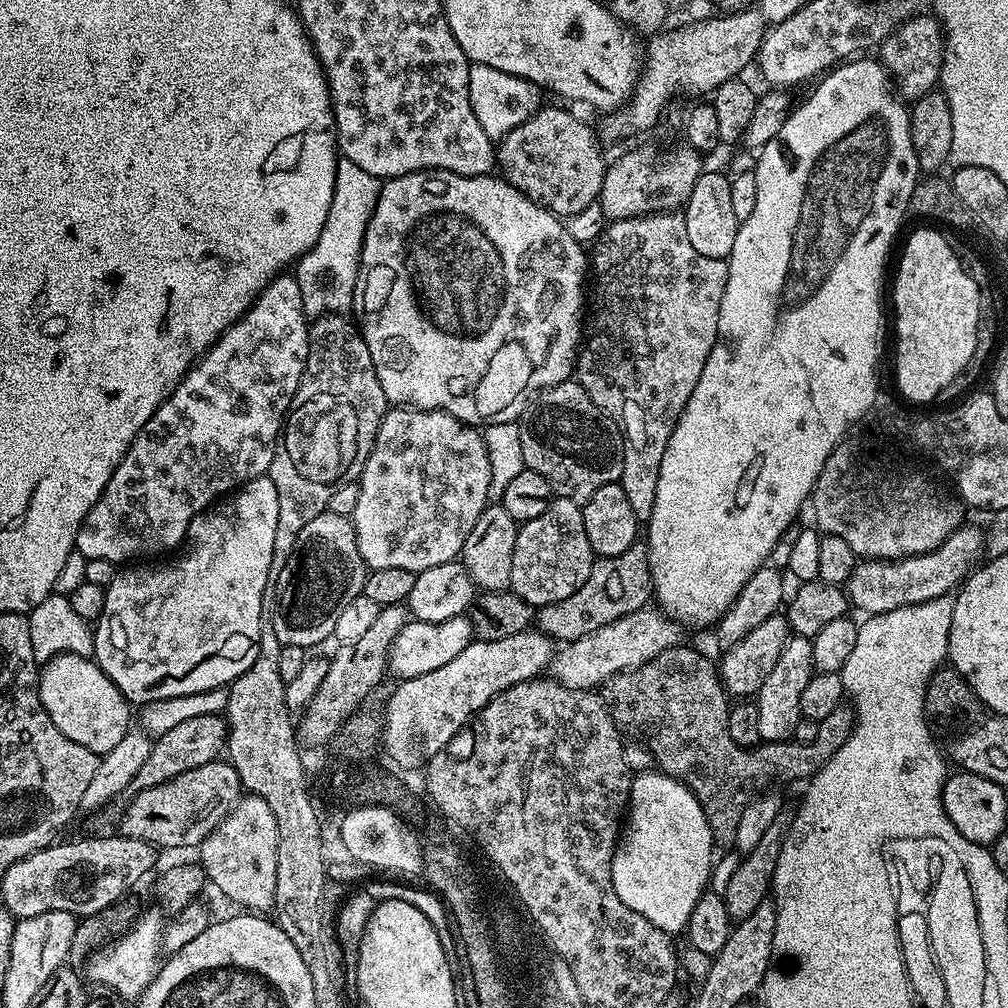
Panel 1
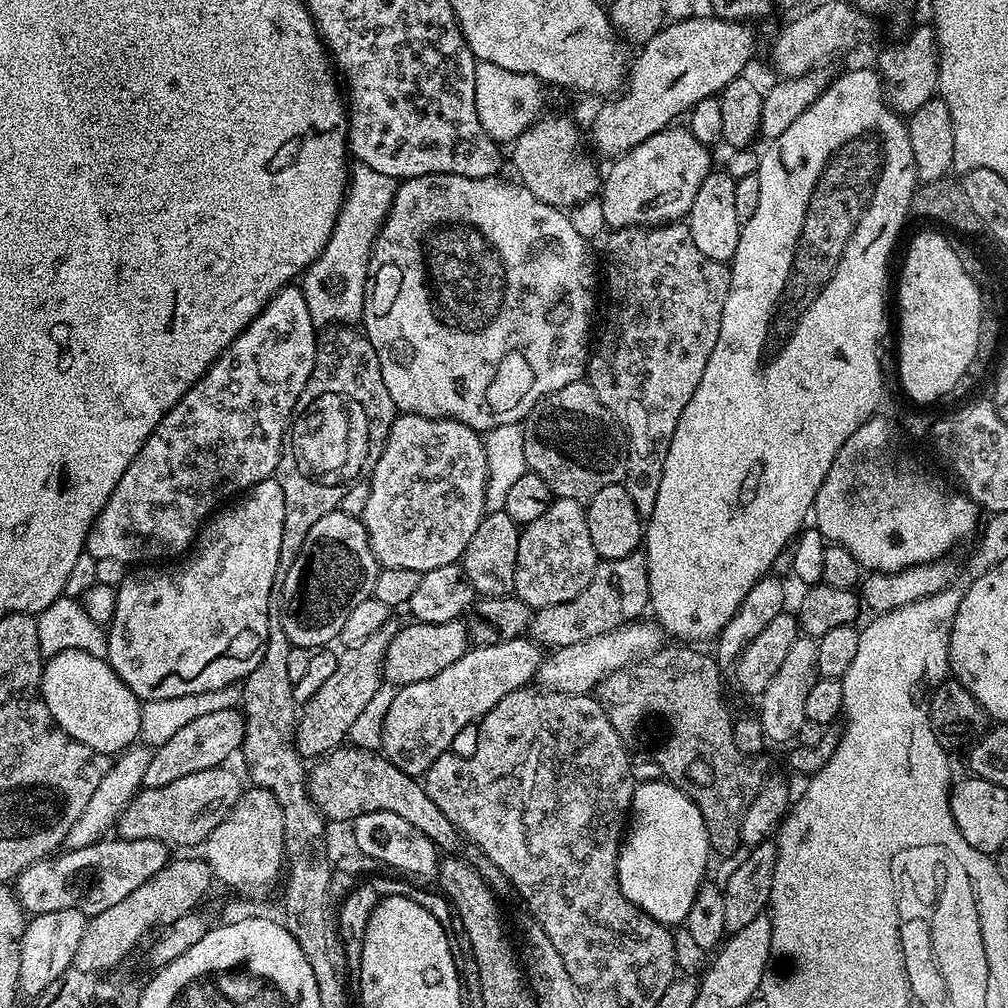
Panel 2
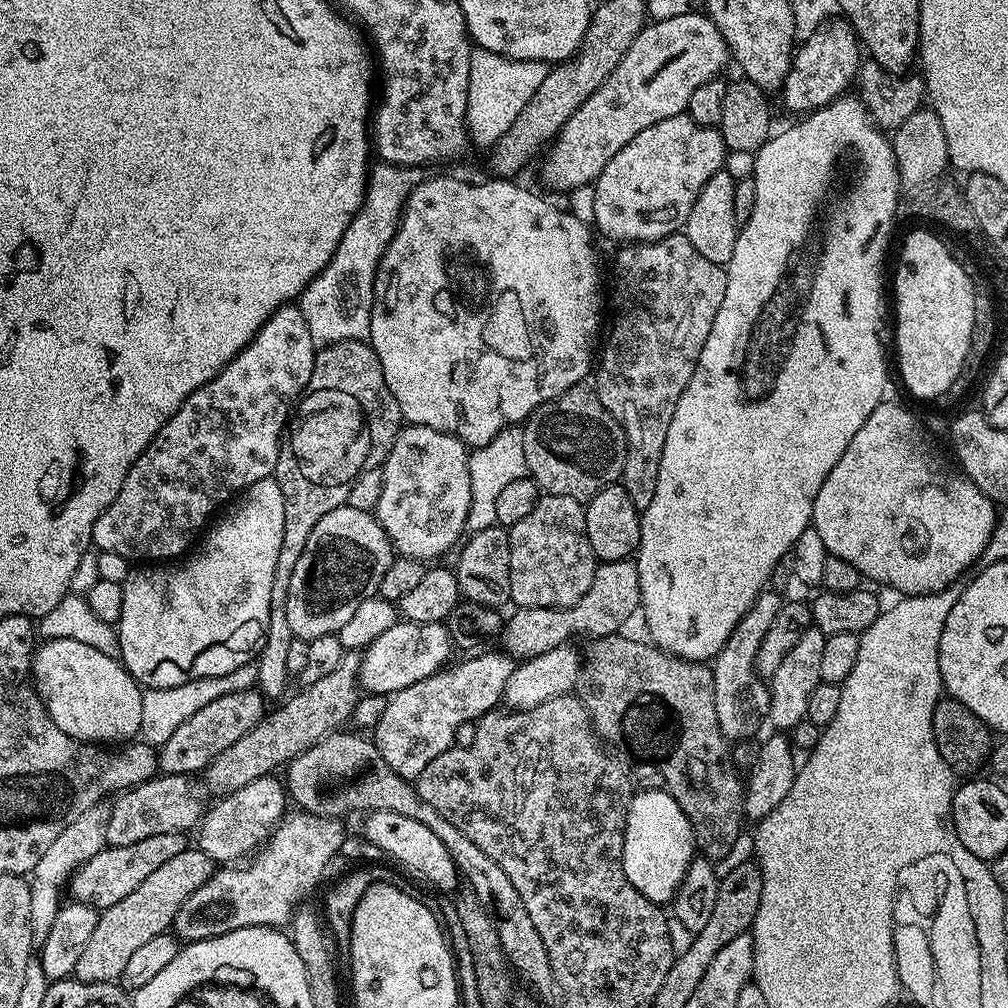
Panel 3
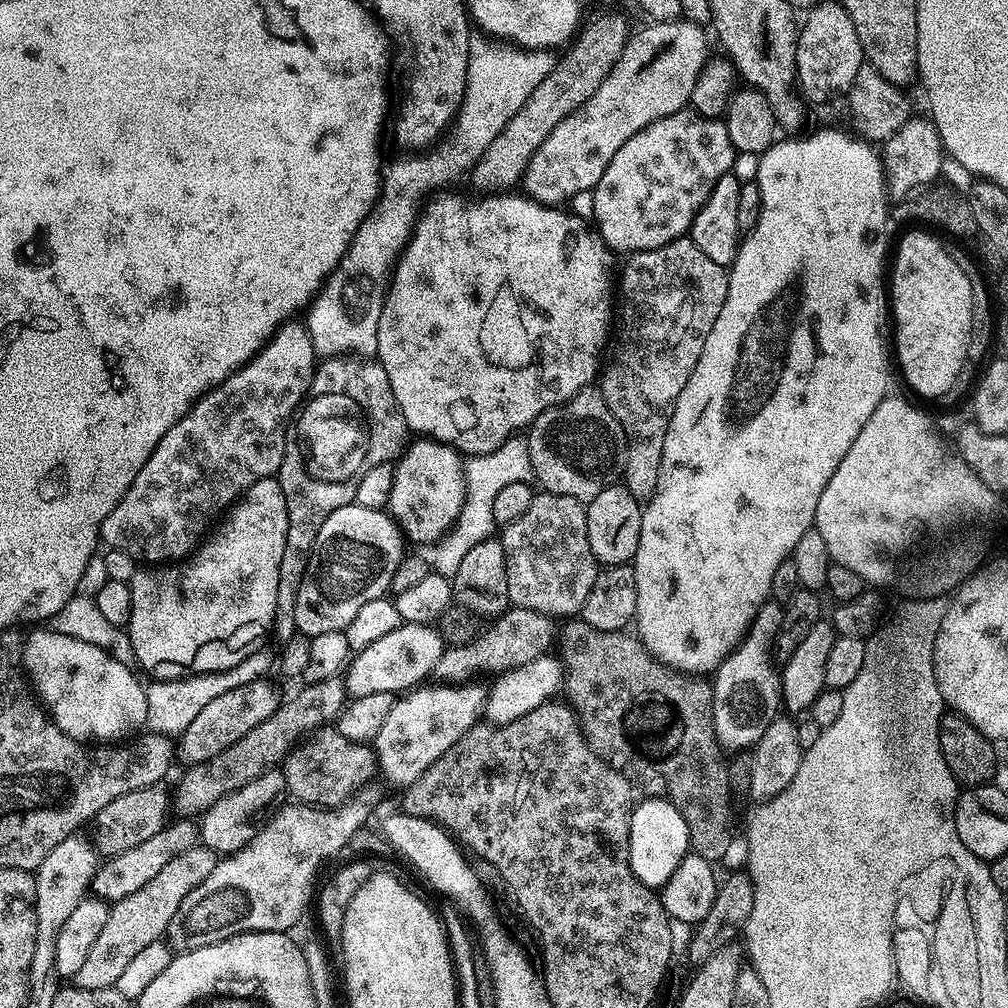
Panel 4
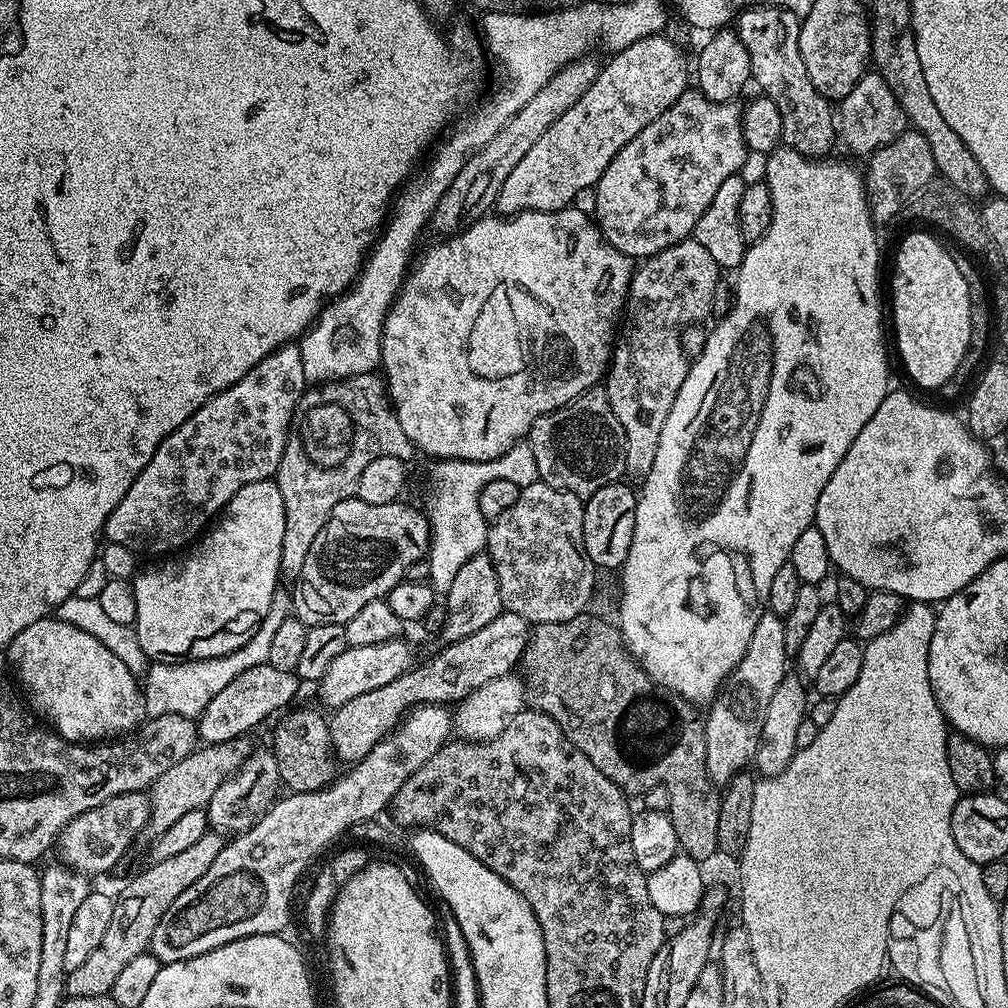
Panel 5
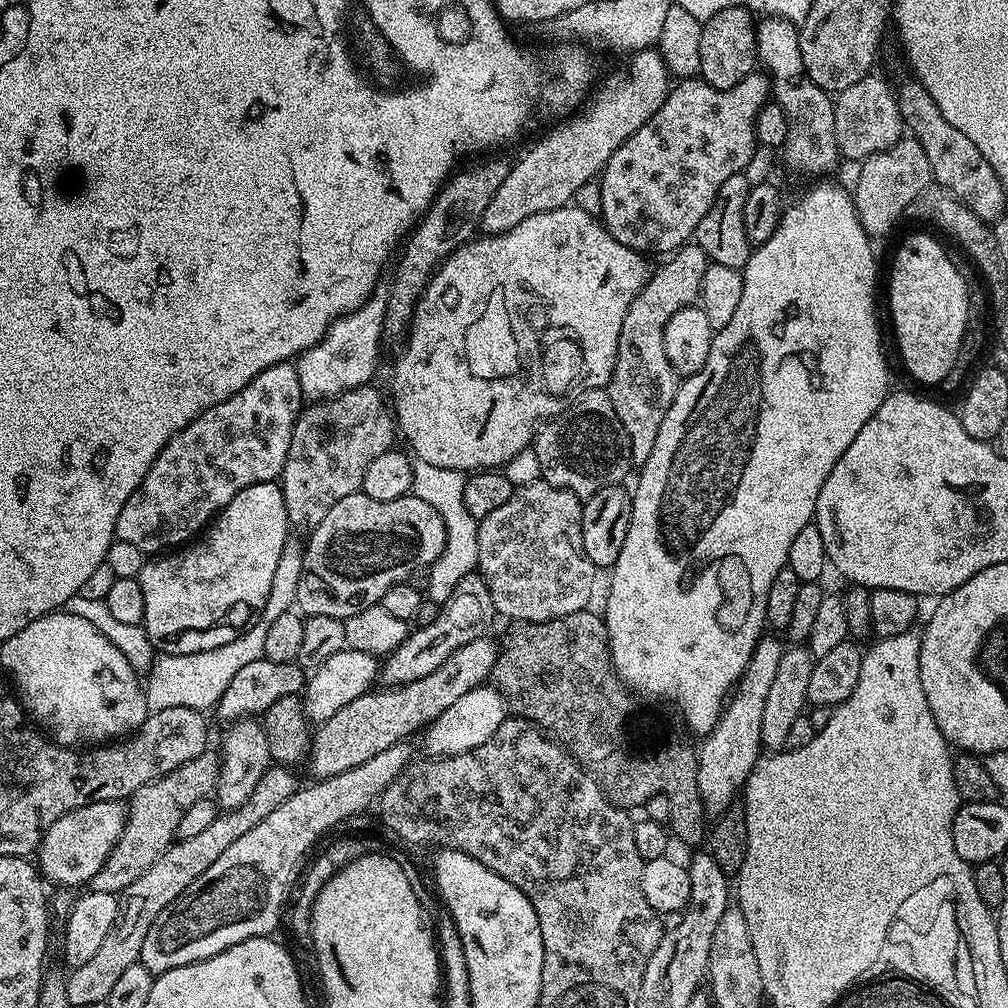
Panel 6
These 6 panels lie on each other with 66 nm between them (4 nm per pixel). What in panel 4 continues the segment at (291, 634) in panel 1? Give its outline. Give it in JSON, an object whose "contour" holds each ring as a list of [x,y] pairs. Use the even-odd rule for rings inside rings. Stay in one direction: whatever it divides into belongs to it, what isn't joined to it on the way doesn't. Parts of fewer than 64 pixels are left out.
{"contour":[[[355,502],[342,506],[322,522],[322,530],[318,530],[318,538],[314,538],[312,553],[308,556],[306,574],[302,578],[302,586],[298,586],[296,605],[294,606],[294,622],[299,635],[306,637],[342,632],[358,614],[358,606],[366,606],[366,602],[374,602],[374,598],[385,595],[392,588],[392,575],[398,570],[398,562],[406,555],[406,536],[400,525],[392,519],[387,511],[378,508],[367,508]]]}

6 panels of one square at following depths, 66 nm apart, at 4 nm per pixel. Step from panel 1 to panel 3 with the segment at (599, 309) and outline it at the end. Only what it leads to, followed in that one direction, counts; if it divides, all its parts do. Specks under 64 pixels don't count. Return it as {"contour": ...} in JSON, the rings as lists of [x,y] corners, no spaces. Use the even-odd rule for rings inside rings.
{"contour":[[[683,234],[648,243],[625,243],[620,250],[612,268],[612,284],[610,280],[612,329],[608,332],[604,353],[602,348],[598,356],[594,387],[606,410],[610,410],[624,428],[628,453],[622,483],[636,507],[643,510],[650,506],[658,490],[658,466],[662,466],[666,430],[670,430],[670,418],[674,418],[678,398],[682,398],[694,374],[702,346],[706,346],[706,338],[710,338],[718,306],[722,306],[722,298],[726,298],[728,273],[721,265],[710,262],[710,258],[698,254],[690,238]]]}

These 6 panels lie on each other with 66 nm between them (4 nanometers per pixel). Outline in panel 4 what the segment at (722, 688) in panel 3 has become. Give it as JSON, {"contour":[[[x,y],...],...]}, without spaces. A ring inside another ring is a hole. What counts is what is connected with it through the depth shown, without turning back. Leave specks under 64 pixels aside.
{"contour":[[[769,602],[763,604],[758,610],[758,614],[754,614],[752,625],[748,627],[748,632],[744,635],[744,639],[717,666],[714,675],[711,677],[714,734],[719,747],[724,750],[729,748],[729,753],[743,752],[755,746],[758,738],[762,738],[762,734],[766,734],[766,726],[781,711],[781,669],[774,659],[774,645],[778,630],[782,626],[783,613],[783,603]]]}

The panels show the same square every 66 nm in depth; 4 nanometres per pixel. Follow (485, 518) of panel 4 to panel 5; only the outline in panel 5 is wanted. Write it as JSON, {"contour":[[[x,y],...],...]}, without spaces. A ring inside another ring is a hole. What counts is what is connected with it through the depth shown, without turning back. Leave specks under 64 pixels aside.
{"contour":[[[521,442],[510,446],[506,454],[493,460],[436,460],[428,472],[428,496],[430,506],[426,515],[430,525],[430,543],[426,559],[430,564],[427,583],[437,594],[447,594],[454,586],[458,570],[470,562],[470,558],[481,555],[488,546],[489,521],[485,520],[478,506],[478,494],[486,482],[506,478],[518,485],[535,484],[540,480],[538,466],[534,462],[532,445]]]}

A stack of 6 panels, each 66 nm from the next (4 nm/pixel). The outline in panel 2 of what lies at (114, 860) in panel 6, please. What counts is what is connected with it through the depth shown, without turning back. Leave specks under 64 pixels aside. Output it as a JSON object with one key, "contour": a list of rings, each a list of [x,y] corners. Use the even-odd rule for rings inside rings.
{"contour":[[[390,618],[370,638],[366,638],[361,644],[348,646],[339,653],[336,669],[330,678],[326,678],[325,684],[303,705],[298,716],[298,731],[294,736],[294,747],[301,757],[319,758],[341,747],[345,743],[344,735],[360,720],[360,715],[372,704],[376,691],[382,684],[384,671],[384,656],[388,652],[390,642],[396,637],[398,624]]]}

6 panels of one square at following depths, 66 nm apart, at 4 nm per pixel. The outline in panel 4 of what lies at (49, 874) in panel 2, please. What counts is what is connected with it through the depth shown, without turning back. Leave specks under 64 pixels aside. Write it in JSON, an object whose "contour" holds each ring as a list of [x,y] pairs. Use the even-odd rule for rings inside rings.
{"contour":[[[192,818],[173,819],[171,822],[165,823],[164,828],[158,830],[158,834],[146,838],[146,842],[142,842],[138,846],[130,846],[130,850],[117,856],[107,857],[96,869],[96,877],[92,879],[91,891],[100,899],[109,902],[126,898],[130,894],[134,894],[134,890],[140,890],[142,886],[146,886],[146,882],[150,882],[150,878],[155,878],[162,871],[162,866],[166,866],[174,858],[178,858],[178,854],[197,847],[197,844],[197,821]]]}

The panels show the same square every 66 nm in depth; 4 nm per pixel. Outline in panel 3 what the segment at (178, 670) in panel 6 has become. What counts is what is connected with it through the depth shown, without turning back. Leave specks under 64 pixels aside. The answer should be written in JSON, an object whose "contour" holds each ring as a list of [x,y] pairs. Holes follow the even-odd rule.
{"contour":[[[250,663],[243,664],[238,670],[218,678],[204,678],[169,688],[149,688],[144,692],[142,698],[142,722],[138,733],[139,739],[146,744],[163,746],[170,738],[170,734],[174,734],[174,730],[178,730],[178,726],[182,726],[182,722],[186,722],[186,718],[198,714],[198,710],[202,710],[202,706],[214,702],[216,698],[222,698],[224,694],[241,692],[255,684],[256,664]]]}

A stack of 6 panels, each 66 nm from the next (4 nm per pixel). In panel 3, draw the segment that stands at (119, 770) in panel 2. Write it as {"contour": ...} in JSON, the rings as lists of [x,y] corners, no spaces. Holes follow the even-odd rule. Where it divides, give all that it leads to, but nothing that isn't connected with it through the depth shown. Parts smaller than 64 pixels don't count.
{"contour":[[[107,803],[95,804],[90,810],[74,818],[74,822],[66,824],[62,834],[58,834],[58,838],[50,842],[50,850],[46,850],[42,858],[38,858],[38,866],[34,866],[30,874],[30,918],[33,941],[42,942],[50,934],[50,926],[54,926],[54,920],[62,907],[60,895],[66,892],[70,881],[83,868],[85,862],[94,858],[94,854],[98,854],[106,847],[105,836],[109,815],[110,808]]]}

